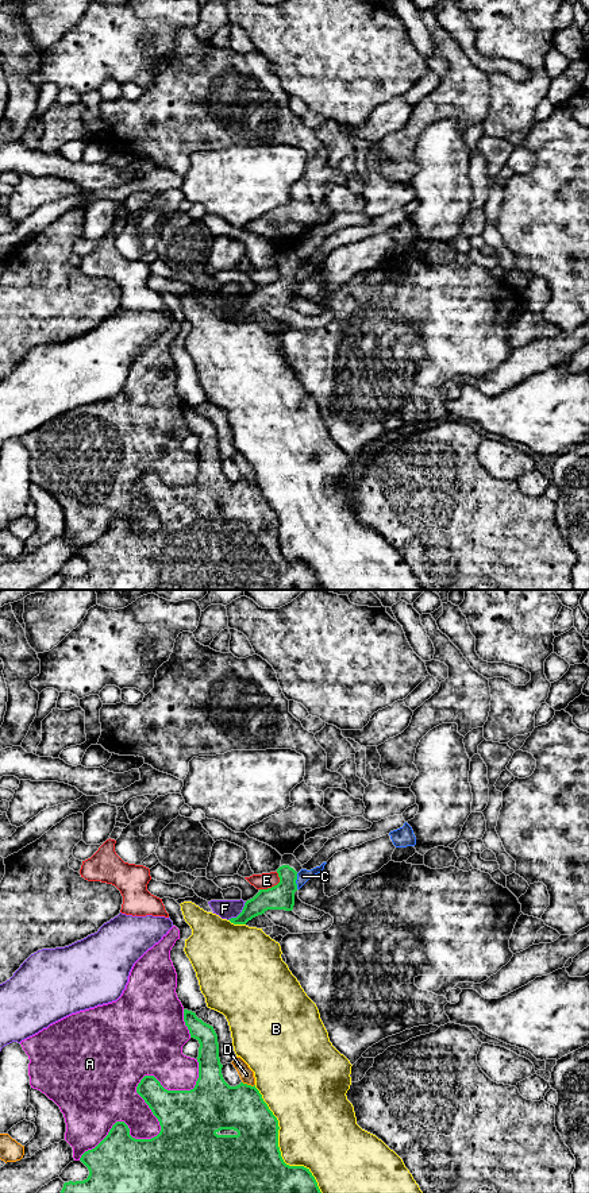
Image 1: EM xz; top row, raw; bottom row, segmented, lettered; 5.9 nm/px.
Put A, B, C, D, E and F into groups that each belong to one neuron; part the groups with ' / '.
A / B / C / D / E / F

